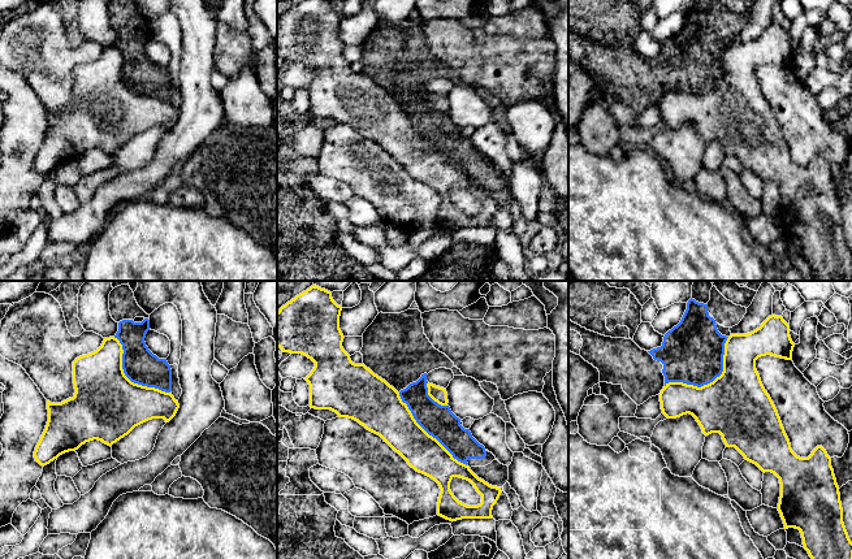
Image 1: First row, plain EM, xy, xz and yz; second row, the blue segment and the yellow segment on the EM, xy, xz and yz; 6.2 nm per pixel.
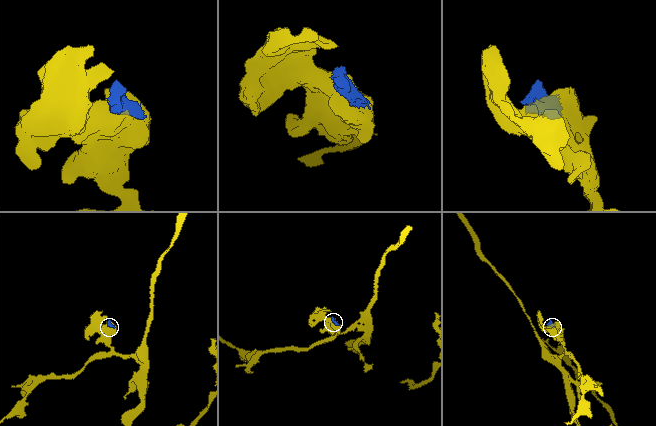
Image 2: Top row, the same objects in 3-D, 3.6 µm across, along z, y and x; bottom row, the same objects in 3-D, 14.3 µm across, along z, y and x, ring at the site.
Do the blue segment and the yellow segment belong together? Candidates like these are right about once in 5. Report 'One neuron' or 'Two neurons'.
Two neurons

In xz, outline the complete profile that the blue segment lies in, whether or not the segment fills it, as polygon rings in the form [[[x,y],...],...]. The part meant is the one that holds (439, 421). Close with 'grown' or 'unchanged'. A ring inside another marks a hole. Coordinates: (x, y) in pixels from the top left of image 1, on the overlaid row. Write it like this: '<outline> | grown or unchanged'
[[[407,309],[401,313],[380,312],[362,337],[363,364],[399,393],[416,422],[436,438],[454,459],[468,465],[479,478],[492,486],[503,488],[509,480],[509,467],[501,464],[472,437],[470,429],[460,425],[460,419],[451,412],[449,406],[441,406],[428,395],[427,374],[438,368],[451,369],[454,363],[436,350],[424,334],[421,312],[419,309]]] | grown

